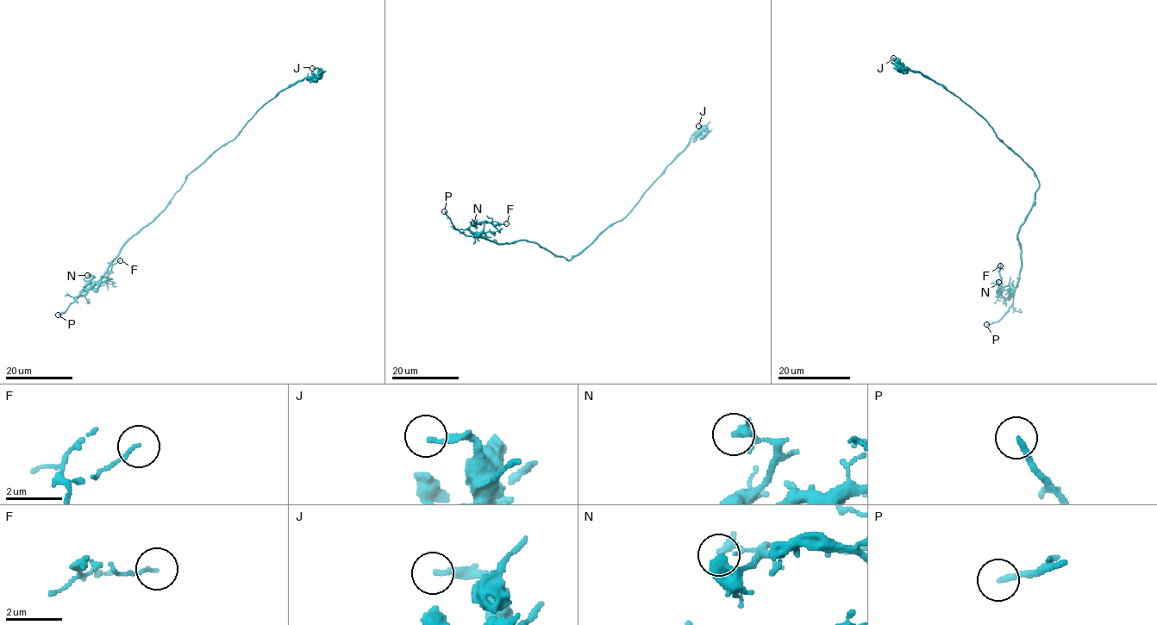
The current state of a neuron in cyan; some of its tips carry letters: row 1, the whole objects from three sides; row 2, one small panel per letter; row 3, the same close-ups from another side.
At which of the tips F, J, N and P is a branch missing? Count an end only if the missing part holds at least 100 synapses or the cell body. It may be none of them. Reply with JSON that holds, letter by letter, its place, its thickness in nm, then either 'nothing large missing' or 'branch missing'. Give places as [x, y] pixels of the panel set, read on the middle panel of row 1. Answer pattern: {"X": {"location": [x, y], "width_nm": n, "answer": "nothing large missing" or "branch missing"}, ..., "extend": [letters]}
{"F": {"location": [506, 223], "width_nm": 100, "answer": "nothing large missing"}, "J": {"location": [698, 126], "width_nm": 190, "answer": "nothing large missing"}, "N": {"location": [473, 223], "width_nm": 200, "answer": "nothing large missing"}, "P": {"location": [444, 211], "width_nm": 180, "answer": "branch missing"}, "extend": ["P"]}

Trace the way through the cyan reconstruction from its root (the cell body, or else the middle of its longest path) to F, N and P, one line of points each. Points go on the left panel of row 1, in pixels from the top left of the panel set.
F: (193, 171), (171, 203), (122, 246), (98, 280), (97, 290), (111, 265), (120, 260)
N: (193, 171), (171, 203), (122, 246), (108, 271), (91, 286), (83, 290), (92, 278), (87, 275)
P: (193, 171), (171, 203), (122, 246), (108, 271), (58, 315)

